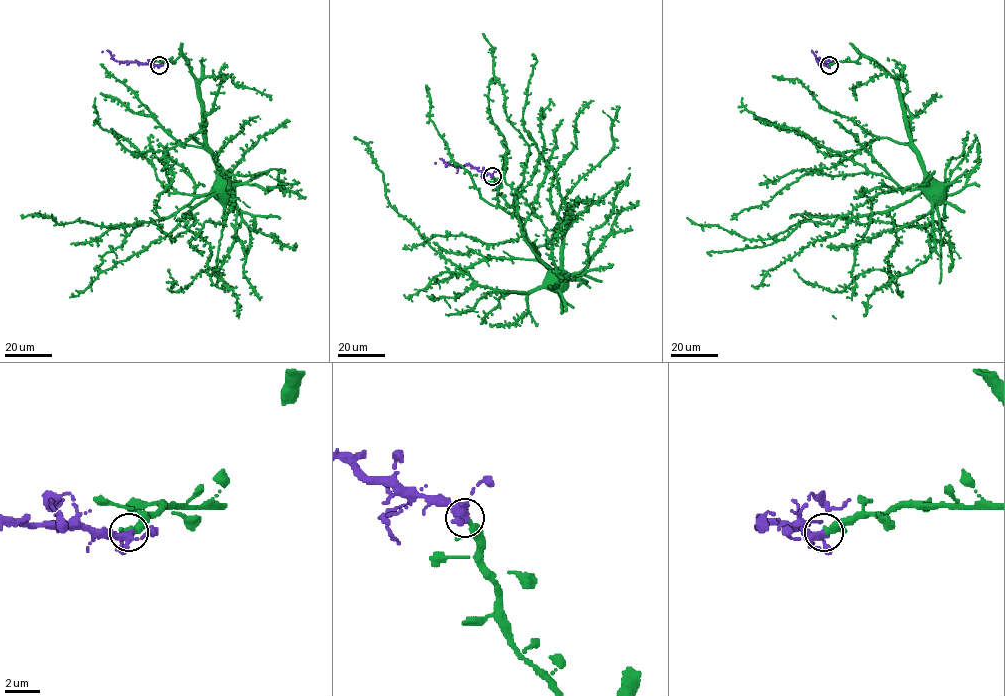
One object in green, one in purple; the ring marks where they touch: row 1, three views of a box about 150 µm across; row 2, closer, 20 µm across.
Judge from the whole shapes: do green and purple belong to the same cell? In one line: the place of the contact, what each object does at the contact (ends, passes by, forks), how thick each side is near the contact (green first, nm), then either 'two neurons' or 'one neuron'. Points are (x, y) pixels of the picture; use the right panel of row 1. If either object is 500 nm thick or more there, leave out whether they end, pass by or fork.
at (829, 65); green ends there; purple forks there; 400 nm thick on the green side, 320 nm on the other; one neuron

